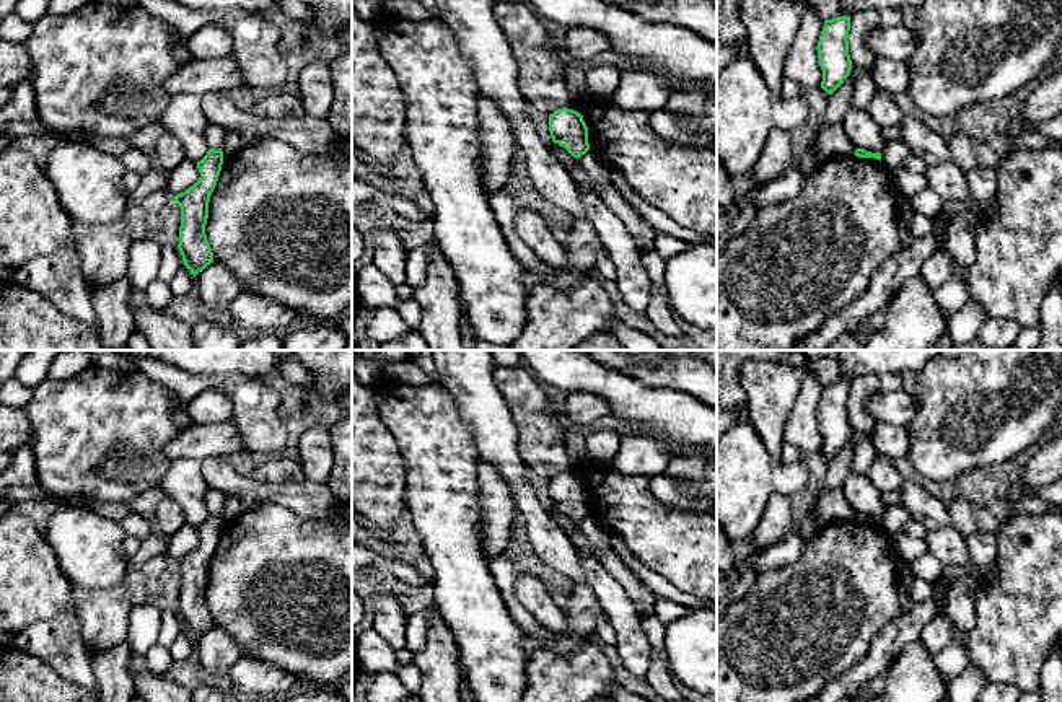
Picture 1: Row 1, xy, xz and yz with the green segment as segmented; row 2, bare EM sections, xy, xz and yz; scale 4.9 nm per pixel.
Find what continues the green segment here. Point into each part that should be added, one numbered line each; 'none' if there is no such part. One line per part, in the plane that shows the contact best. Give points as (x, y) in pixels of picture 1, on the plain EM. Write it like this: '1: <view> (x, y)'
none

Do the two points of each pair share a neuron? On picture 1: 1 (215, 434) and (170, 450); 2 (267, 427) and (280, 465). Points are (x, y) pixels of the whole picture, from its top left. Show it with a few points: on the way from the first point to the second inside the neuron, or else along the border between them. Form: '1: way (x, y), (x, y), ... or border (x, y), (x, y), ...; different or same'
1: way (204, 442), (191, 442), (181, 447); same
2: border (280, 455), (261, 458); different

